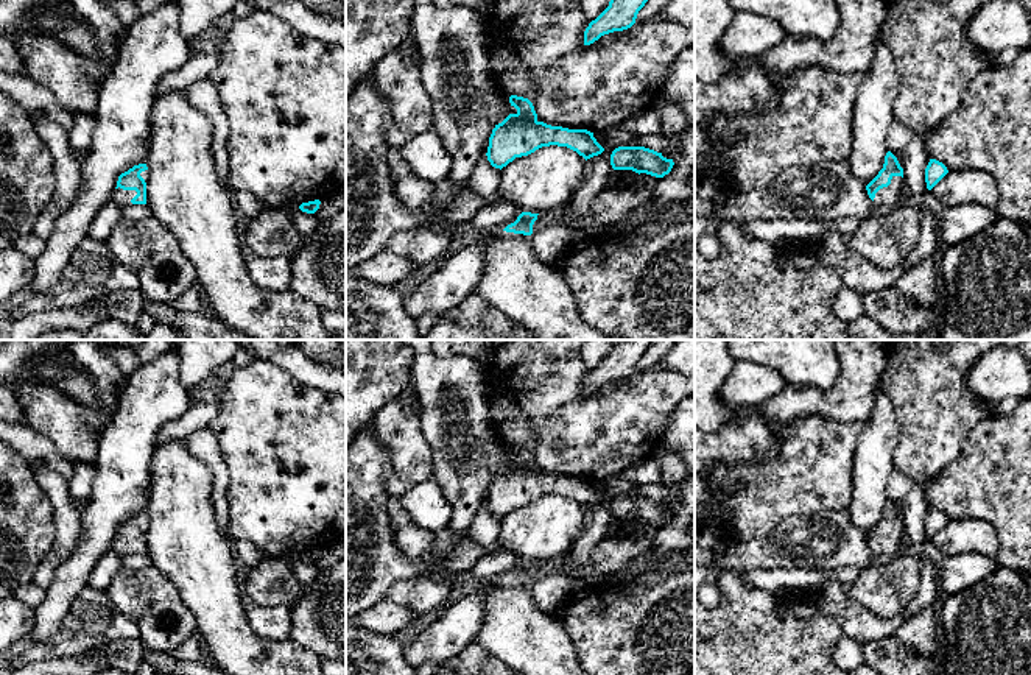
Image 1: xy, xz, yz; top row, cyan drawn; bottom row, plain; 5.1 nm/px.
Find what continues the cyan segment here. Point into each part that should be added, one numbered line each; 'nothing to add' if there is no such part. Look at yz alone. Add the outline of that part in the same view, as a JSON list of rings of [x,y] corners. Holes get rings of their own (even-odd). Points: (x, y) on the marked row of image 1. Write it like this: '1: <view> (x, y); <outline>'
1: yz (886, 195); [[[892,176],[891,184],[875,193],[874,204],[888,206],[896,203],[903,184],[905,179],[902,176]]]

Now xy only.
1: xy (120, 197); [[[115,189],[111,201],[114,201],[115,204],[125,207],[126,204],[131,204],[131,200],[137,195],[135,190],[123,190],[123,189]]]

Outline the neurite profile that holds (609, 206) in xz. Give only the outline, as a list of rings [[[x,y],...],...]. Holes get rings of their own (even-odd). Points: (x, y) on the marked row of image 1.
[[[640,173],[626,189],[603,189],[590,204],[590,215],[572,232],[570,248],[592,239],[598,231],[620,223],[651,203],[659,178]]]

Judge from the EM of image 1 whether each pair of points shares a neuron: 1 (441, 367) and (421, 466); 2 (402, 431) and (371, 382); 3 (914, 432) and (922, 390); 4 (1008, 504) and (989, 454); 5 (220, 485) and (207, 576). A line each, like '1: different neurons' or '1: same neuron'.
1: different neurons
2: different neurons
3: same neuron
4: same neuron
5: different neurons

